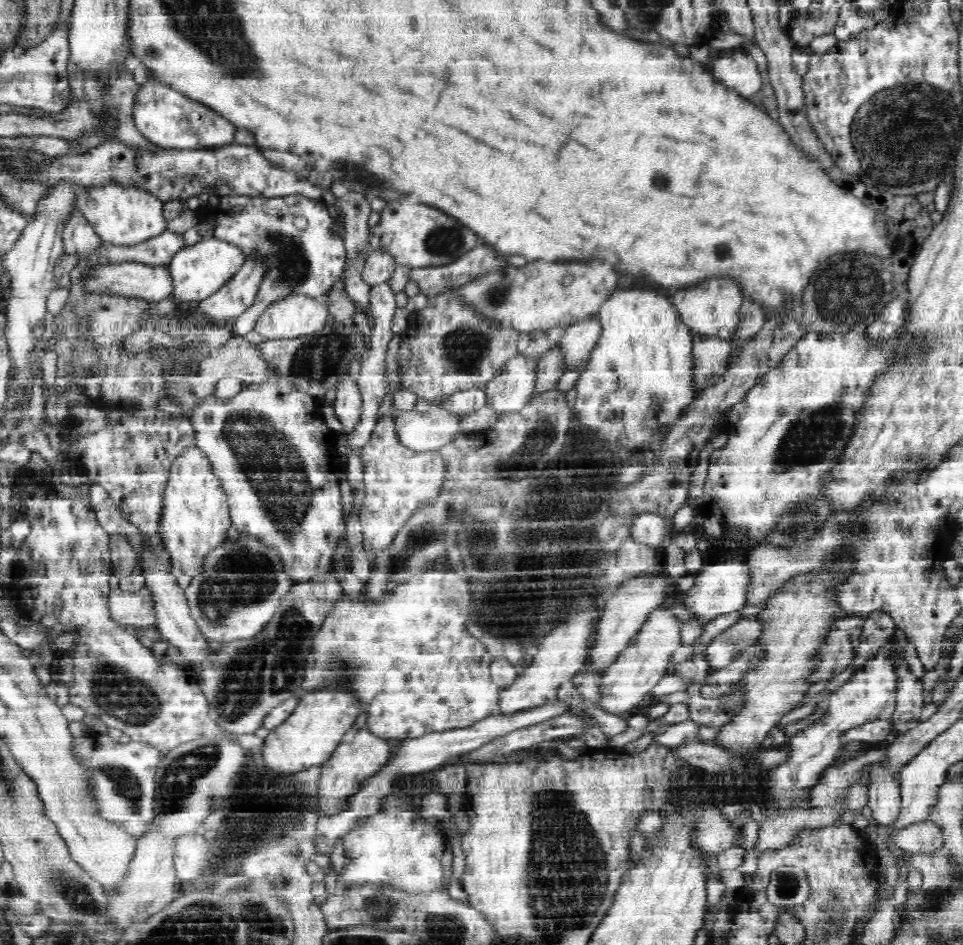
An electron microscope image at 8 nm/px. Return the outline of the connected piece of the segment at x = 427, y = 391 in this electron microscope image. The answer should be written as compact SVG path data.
M450 291L428 298L427 305L411 317L407 329L402 332L399 376L406 390L426 398L435 406L442 393L483 388L489 380L498 376L505 365L518 356L519 334L480 322Z

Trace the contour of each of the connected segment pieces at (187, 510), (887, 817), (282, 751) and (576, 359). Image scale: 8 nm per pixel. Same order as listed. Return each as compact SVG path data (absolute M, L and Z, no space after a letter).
M195 444L183 445L170 459L167 477L161 492L159 517L155 524L157 540L159 540L159 544L161 544L161 548L166 552L168 558L171 559L173 570L191 577L198 576L202 557L206 556L206 552L210 552L211 548L226 540L226 532L230 524L228 497L225 488L222 486L222 480L214 473L212 461Z
M876 768L870 784L868 806L876 824L892 826L900 820L902 814L901 783L891 777L887 770Z
M327 689L302 696L296 709L268 732L260 749L261 763L278 774L320 766L331 757L338 743L349 736L352 723L358 715L358 704L340 689Z
M597 316L565 328L555 346L562 357L563 372L580 372L600 335L601 324Z

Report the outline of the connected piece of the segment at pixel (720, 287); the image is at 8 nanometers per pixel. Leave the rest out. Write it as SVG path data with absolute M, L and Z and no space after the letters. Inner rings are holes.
M710 280L698 287L676 292L670 296L669 301L678 313L679 319L693 334L720 337L727 341L734 332L735 324L738 322L739 308L743 303L736 284L730 284L728 280L716 280L716 282Z

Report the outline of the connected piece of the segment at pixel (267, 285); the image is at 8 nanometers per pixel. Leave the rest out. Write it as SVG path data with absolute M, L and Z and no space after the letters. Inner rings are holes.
M302 192L290 193L282 196L261 197L250 195L226 195L220 198L219 204L209 210L206 201L191 201L186 197L168 197L163 202L163 218L166 223L178 219L191 212L194 213L195 223L207 223L212 225L211 233L214 238L225 240L237 246L244 255L245 260L255 259L261 263L263 273L258 285L254 302L228 325L229 332L236 336L246 336L252 332L261 319L266 308L280 300L289 299L290 296L306 296L320 299L322 294L327 293L333 282L339 277L342 267L347 260L345 245L345 223L342 222L340 210L335 212L328 210L326 202L318 202L318 199L304 195Z

